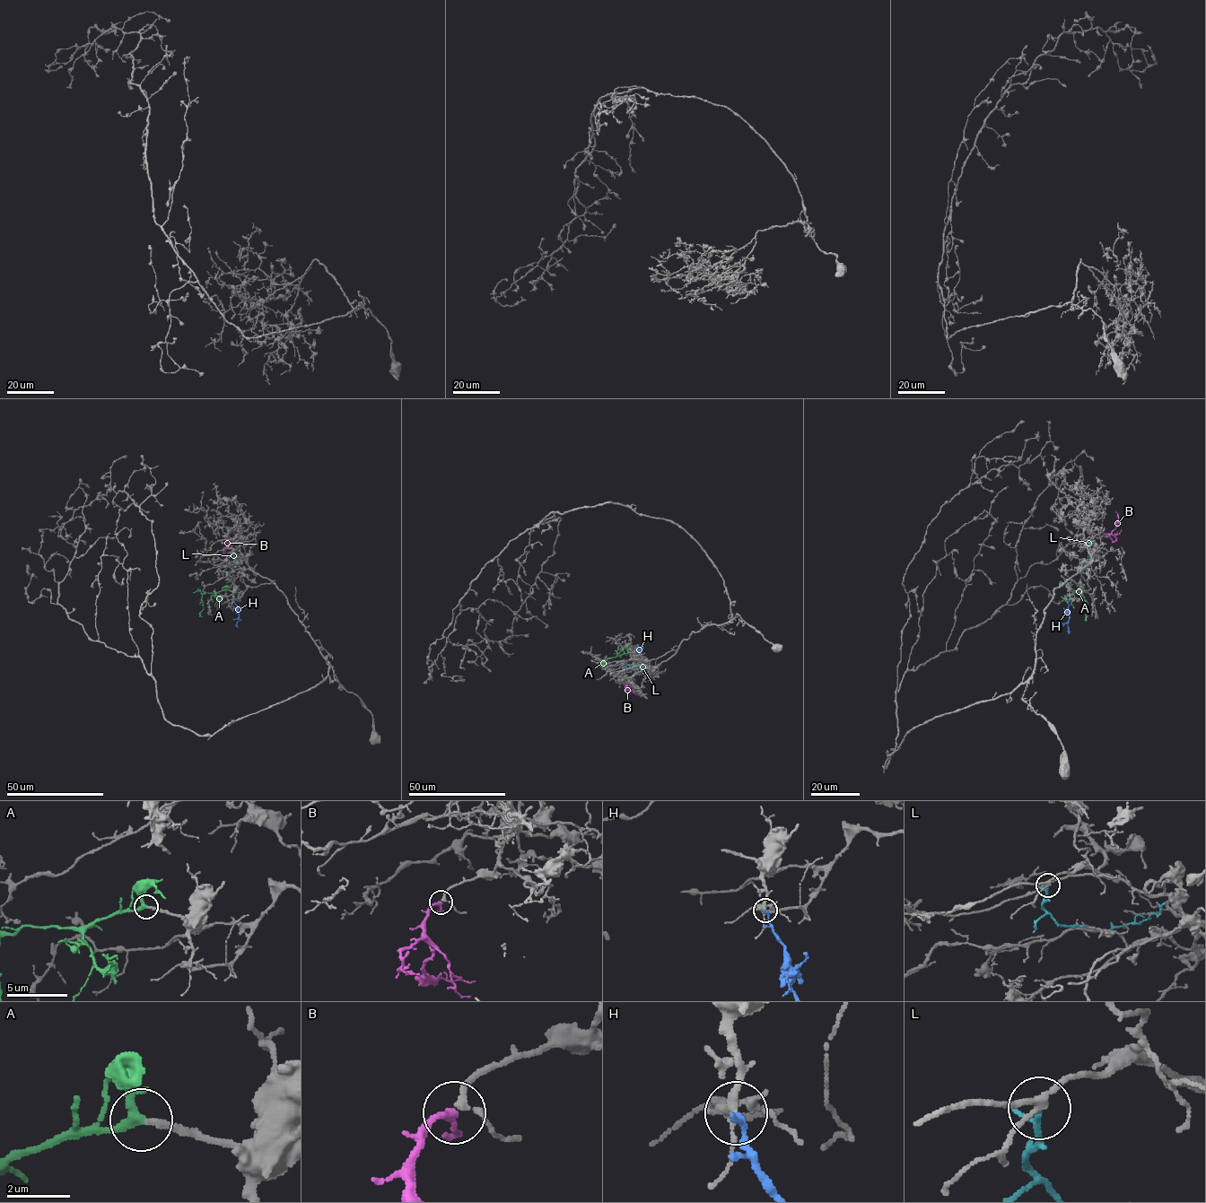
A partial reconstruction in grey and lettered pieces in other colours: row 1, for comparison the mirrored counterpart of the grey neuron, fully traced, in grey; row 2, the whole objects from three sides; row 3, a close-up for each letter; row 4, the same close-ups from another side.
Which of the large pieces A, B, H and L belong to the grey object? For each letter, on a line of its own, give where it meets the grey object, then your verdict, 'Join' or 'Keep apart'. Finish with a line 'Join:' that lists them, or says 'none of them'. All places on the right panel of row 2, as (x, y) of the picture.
A: Touches grey at (1070, 587). Join
B: Touches grey at (1102, 531). Join
H: Touches grey at (1070, 599). Join
L: Touches grey at (1081, 570). Keep apart
Join: A, B, H

